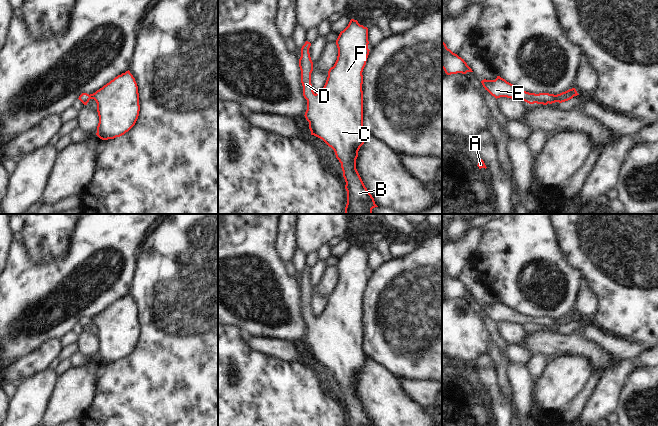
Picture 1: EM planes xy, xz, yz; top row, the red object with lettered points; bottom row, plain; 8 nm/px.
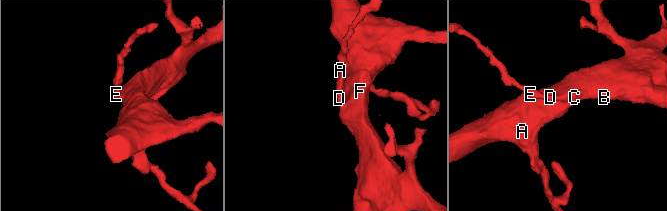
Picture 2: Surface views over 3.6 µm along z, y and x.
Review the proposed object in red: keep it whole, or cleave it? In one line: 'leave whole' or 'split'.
leave whole

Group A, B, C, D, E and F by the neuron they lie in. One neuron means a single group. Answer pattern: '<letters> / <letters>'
A B C D E F

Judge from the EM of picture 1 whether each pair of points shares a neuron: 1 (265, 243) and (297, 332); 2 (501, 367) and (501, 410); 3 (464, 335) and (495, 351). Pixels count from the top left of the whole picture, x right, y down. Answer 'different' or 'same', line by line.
1: same
2: different
3: different

